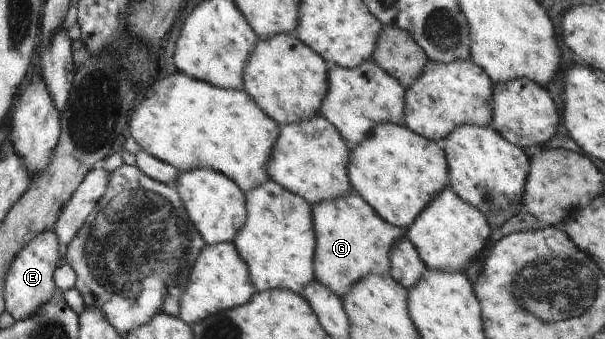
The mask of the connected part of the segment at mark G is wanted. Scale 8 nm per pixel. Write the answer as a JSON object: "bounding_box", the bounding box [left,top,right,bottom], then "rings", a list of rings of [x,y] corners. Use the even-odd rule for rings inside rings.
{"bounding_box":[312,194,406,299],"rings":[[[358,194],[312,204],[312,220],[316,235],[314,279],[341,299],[354,284],[369,274],[387,276],[390,273],[390,251],[406,230],[387,223]]]}

